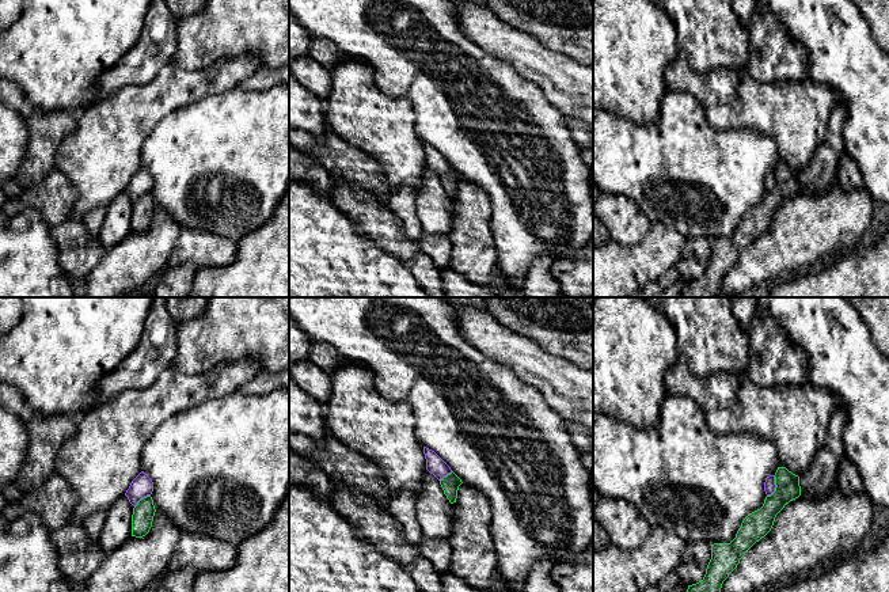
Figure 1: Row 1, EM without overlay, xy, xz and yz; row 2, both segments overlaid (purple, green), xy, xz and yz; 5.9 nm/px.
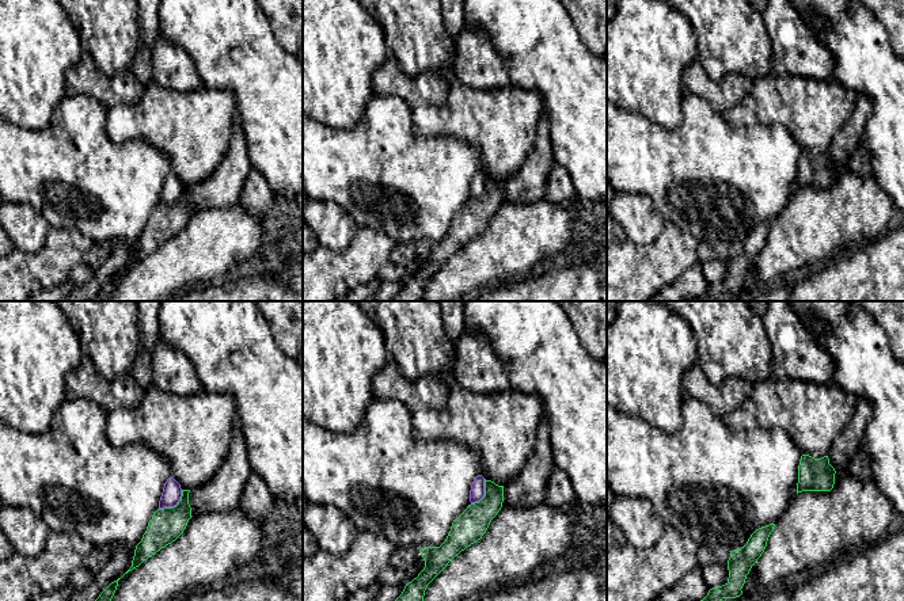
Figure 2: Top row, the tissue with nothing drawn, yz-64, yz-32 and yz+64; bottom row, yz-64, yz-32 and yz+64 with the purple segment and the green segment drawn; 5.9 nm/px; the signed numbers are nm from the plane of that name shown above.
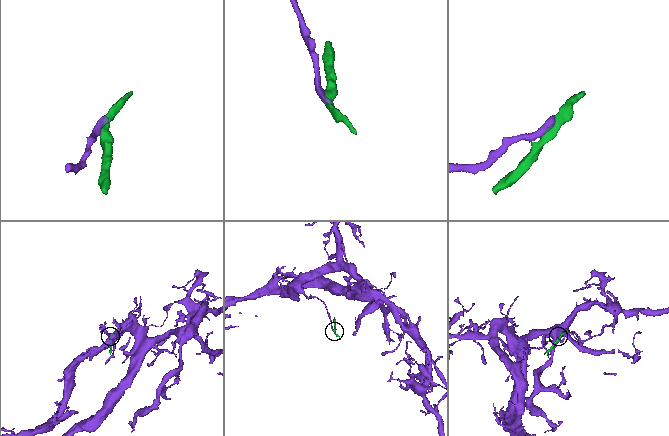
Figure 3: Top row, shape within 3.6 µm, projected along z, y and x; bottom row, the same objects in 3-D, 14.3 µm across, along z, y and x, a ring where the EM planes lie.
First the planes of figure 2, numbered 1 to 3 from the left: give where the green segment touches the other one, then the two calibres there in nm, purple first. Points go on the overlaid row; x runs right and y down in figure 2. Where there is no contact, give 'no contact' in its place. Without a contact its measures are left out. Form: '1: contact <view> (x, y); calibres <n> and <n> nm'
1: contact yz-64 (174, 505); calibres 120 and 200 nm
2: contact yz-32 (483, 494); calibres 90 and 180 nm
3: no contact

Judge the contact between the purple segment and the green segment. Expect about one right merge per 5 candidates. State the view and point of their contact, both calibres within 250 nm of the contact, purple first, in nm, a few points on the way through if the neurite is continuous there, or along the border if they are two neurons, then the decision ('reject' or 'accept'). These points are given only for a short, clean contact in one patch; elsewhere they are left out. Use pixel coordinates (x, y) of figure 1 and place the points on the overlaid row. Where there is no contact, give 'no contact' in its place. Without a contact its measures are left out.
meets purple in yz at (775, 486); 70 nm thick on the purple side, 160 nm on the other; border along yz (774, 475), (775, 489), (767, 496); reject

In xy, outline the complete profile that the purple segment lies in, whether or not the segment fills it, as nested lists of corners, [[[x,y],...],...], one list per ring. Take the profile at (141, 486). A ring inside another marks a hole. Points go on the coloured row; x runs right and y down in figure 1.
[[[141,471],[130,483],[129,489],[126,490],[125,496],[128,497],[129,502],[136,506],[137,502],[147,497],[151,496],[153,492],[153,482],[145,474]]]

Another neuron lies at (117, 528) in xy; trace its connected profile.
[[[121,496],[107,511],[103,528],[99,534],[100,550],[107,555],[132,536],[133,505],[128,497]]]

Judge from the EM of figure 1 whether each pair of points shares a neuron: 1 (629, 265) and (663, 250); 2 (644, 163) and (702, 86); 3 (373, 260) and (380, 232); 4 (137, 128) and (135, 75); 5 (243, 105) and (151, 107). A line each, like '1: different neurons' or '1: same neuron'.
1: same neuron
2: different neurons
3: different neurons
4: different neurons
5: different neurons

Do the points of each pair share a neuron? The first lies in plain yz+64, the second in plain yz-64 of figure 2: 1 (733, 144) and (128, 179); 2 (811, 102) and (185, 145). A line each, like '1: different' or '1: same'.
1: same
2: same

